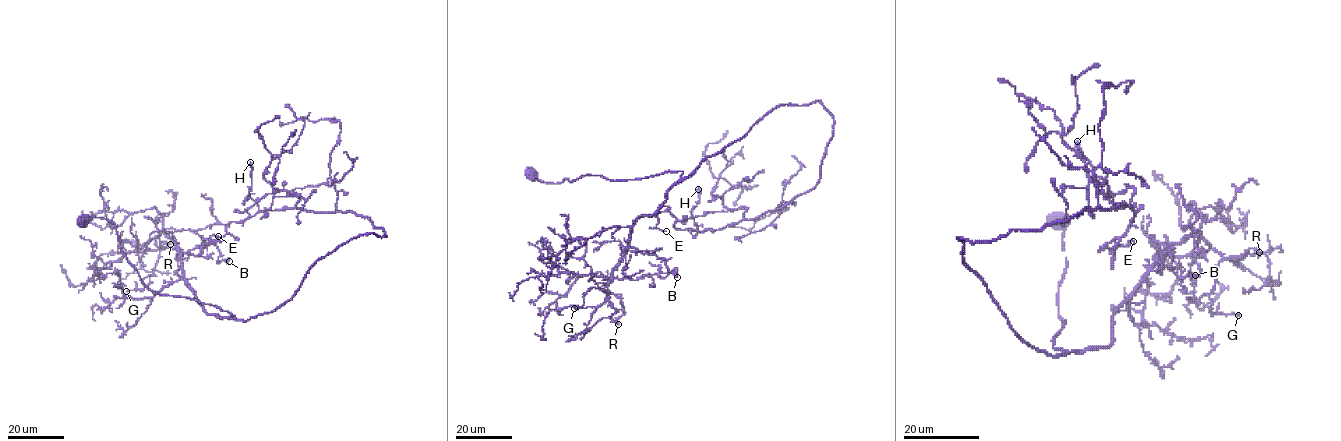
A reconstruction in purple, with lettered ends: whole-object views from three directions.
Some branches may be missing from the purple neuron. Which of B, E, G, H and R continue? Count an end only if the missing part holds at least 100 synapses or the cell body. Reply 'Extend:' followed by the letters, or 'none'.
Extend: none

